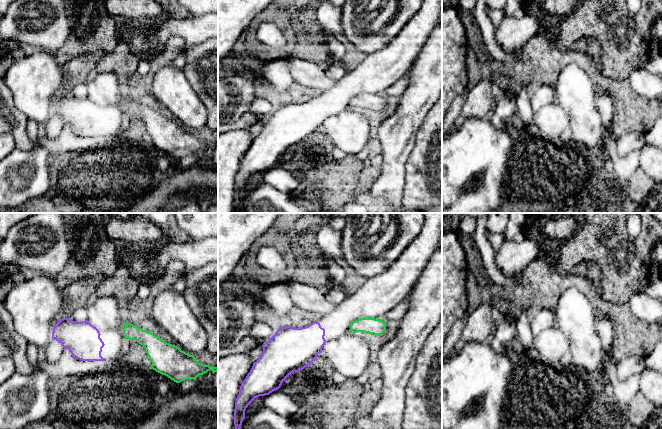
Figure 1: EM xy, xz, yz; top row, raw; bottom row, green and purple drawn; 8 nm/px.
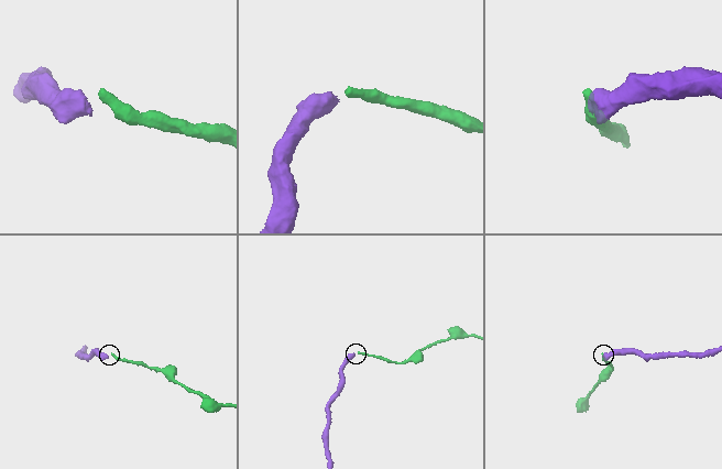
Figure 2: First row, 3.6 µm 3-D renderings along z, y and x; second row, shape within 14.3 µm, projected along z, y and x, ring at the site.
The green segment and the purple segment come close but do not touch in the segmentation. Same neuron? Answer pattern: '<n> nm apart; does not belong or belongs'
170 nm apart; does not belong

